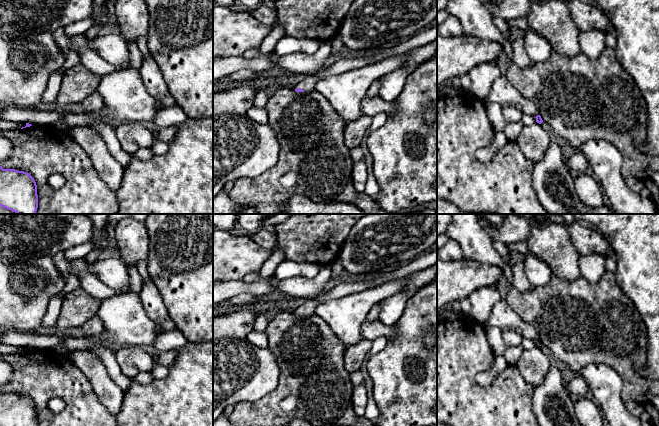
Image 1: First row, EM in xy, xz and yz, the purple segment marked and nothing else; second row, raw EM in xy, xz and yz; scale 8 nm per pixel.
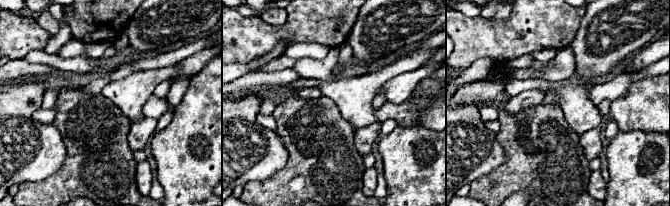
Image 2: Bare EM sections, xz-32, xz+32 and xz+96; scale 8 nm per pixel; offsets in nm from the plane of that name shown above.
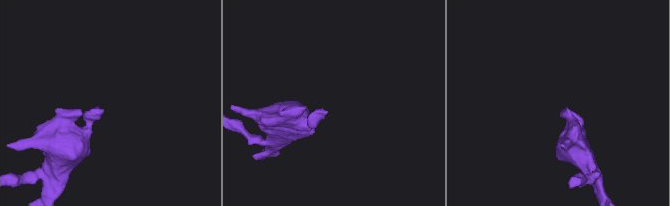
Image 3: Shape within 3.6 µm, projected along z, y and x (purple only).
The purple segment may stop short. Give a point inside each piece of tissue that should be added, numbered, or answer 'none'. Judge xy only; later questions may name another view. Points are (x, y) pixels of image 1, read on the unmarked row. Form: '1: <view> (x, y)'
none

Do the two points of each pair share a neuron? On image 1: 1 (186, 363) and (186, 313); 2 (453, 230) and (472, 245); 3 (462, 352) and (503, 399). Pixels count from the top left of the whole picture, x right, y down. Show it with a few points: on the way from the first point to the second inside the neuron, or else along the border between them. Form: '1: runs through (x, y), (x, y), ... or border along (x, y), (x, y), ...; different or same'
1: border along (191, 341), (202, 342); different
2: runs through (458, 231), (467, 240); same
3: runs through (462, 369), (462, 379), (482, 399), (486, 399); same

